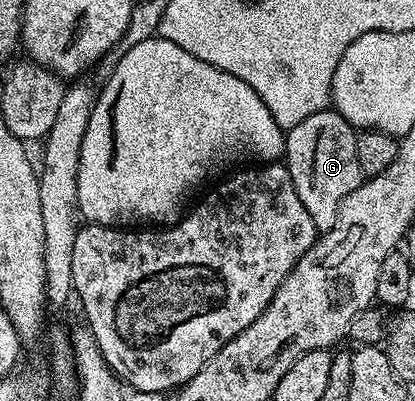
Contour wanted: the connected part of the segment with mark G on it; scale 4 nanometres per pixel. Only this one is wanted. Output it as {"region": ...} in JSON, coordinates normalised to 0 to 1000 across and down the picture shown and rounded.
{"region":[[[800,267],[728,297],[728,307],[692,324],[682,399],[699,426],[699,446],[708,446],[708,474],[764,576],[788,576],[810,564],[824,496],[872,456],[858,337],[860,324],[848,309]]]}

